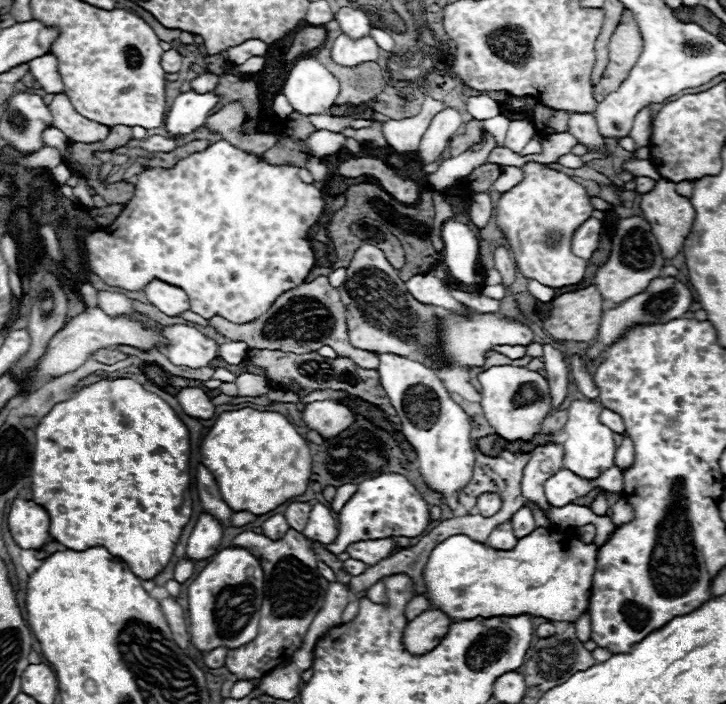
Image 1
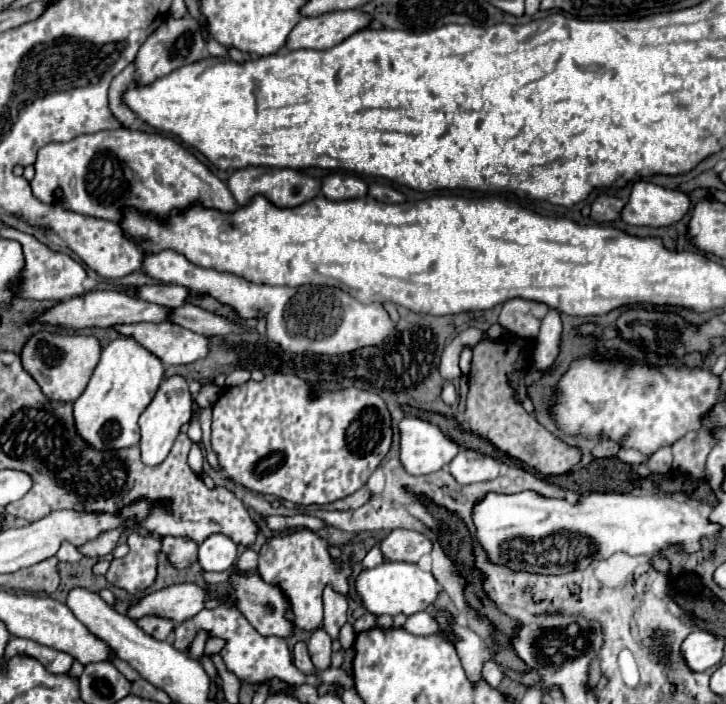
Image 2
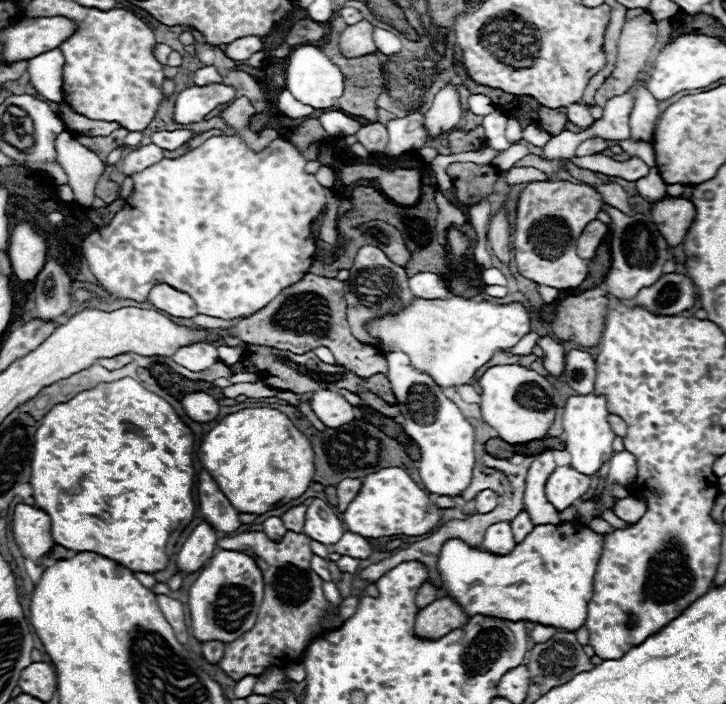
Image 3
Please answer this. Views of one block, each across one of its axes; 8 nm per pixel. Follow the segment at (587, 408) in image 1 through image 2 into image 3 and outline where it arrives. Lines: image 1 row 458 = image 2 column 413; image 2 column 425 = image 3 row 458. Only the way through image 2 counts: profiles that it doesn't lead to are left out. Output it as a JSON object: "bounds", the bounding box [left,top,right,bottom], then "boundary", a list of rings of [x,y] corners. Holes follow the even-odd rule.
{"bounds":[562,394,614,476],"boundary":[[[586,394],[586,396],[568,398],[568,402],[564,406],[562,426],[564,426],[564,444],[566,444],[566,450],[572,456],[570,466],[574,470],[580,470],[582,474],[592,476],[602,468],[604,462],[610,460],[614,432],[608,426],[606,416],[608,416],[608,408],[606,408],[606,398],[604,396]]]}

